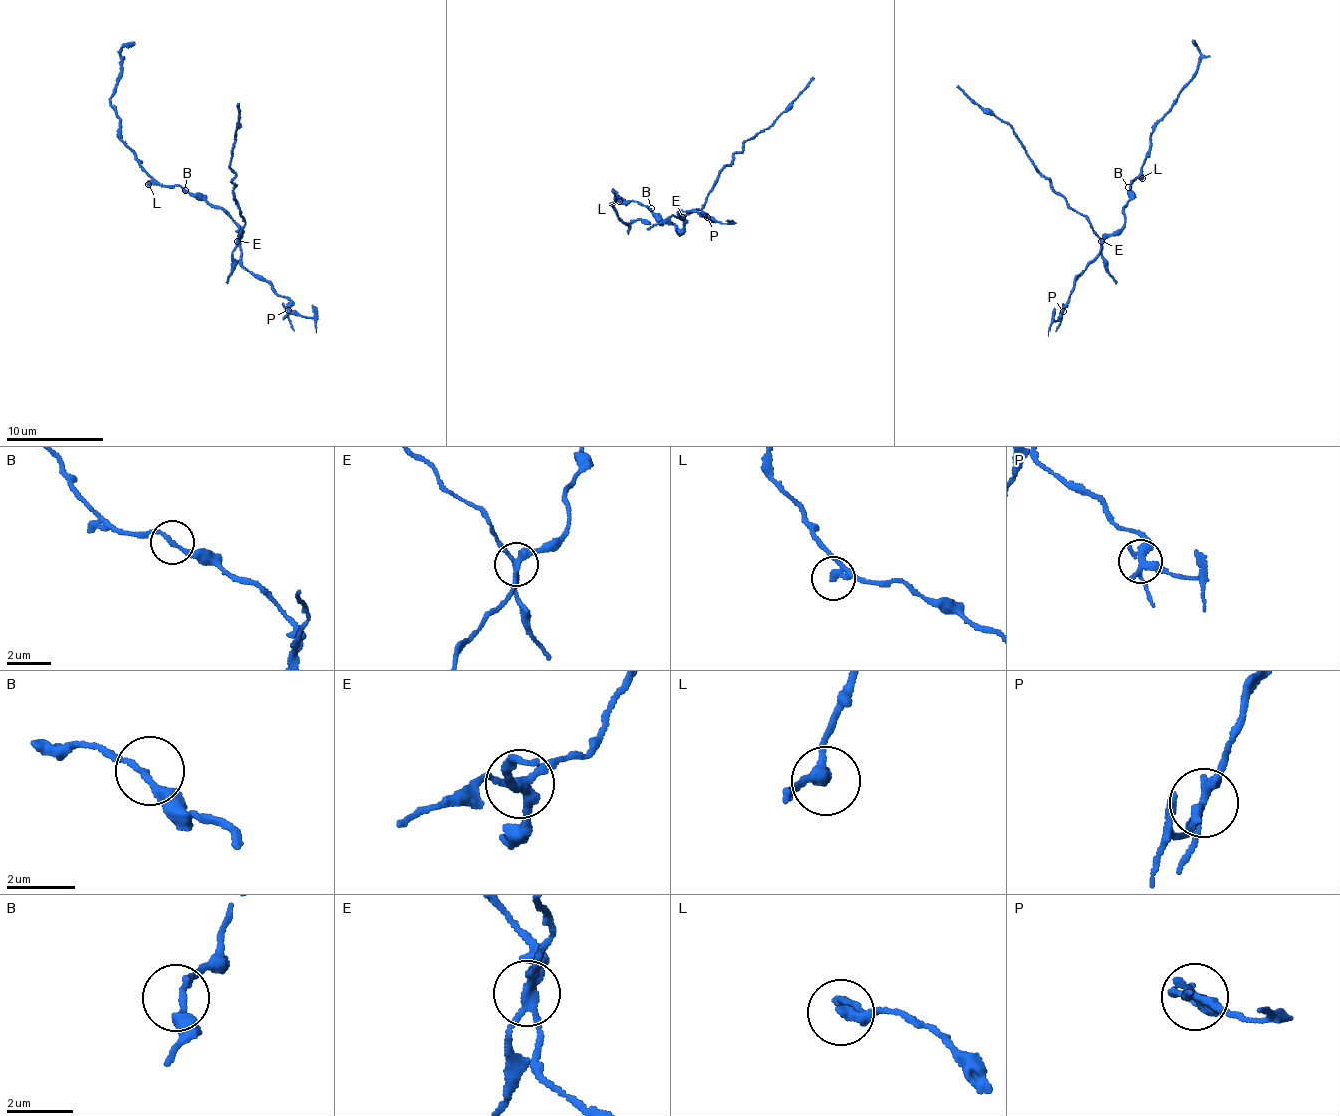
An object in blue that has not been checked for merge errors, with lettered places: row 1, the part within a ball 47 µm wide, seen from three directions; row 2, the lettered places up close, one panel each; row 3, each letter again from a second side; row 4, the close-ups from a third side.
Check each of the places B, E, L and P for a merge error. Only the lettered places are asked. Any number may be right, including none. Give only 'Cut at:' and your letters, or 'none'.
Cut at: E, P

